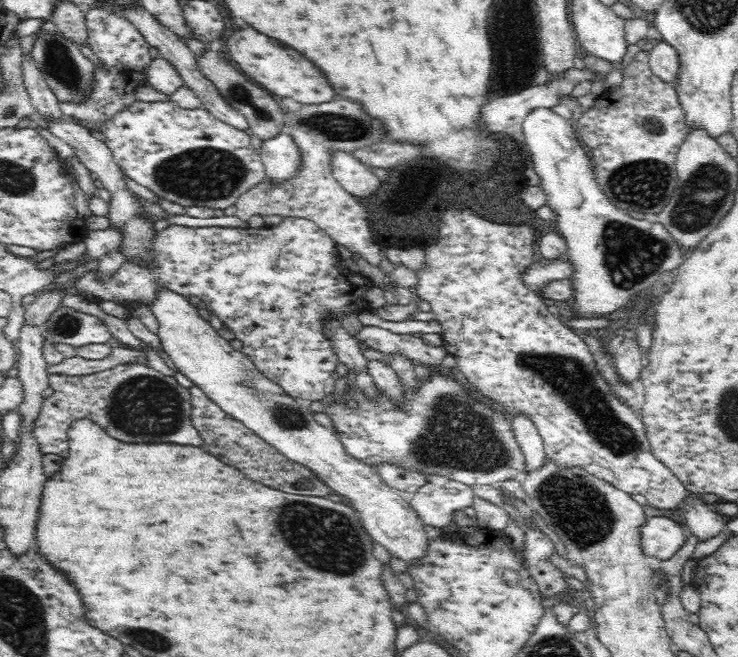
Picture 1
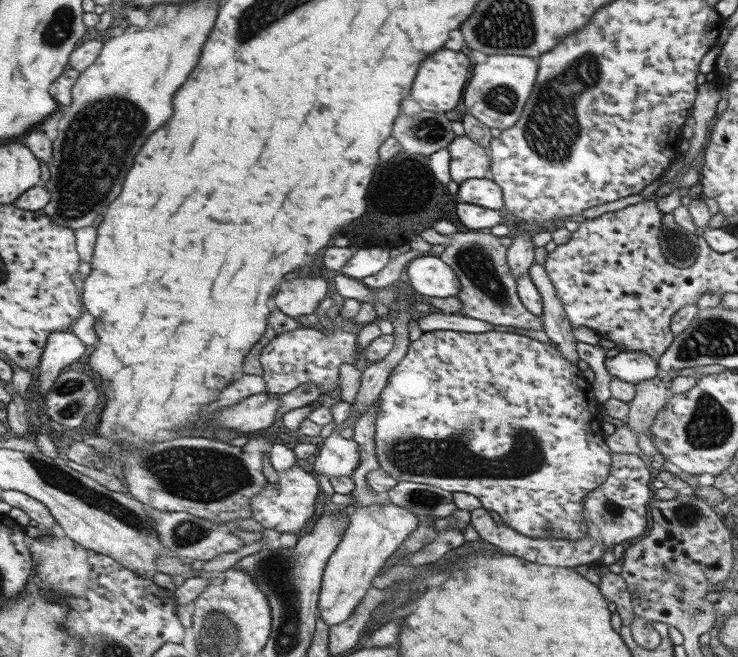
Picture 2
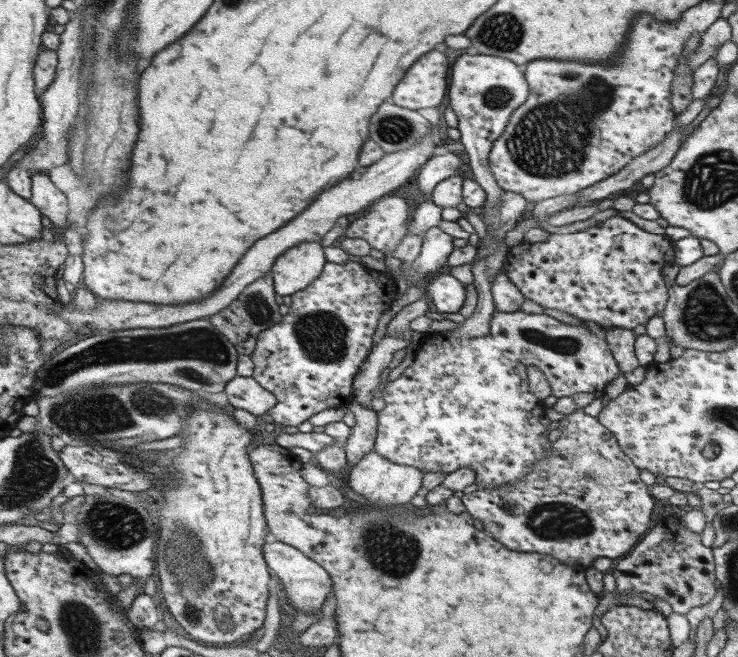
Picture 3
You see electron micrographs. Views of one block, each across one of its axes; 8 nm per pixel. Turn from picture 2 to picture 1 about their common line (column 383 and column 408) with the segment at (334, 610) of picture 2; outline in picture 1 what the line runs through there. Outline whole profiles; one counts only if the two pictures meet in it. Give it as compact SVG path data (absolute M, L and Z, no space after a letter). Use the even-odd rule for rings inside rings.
M160 287L150 305L153 315L159 322L157 335L160 347L167 352L179 372L190 378L193 384L201 388L208 398L212 399L228 416L241 422L245 428L253 431L261 440L280 451L285 459L312 470L332 493L348 498L352 502L352 507L356 509L362 526L368 531L371 538L380 542L384 548L390 550L391 554L400 556L406 562L412 562L412 560L420 562L420 559L426 554L429 538L424 531L423 520L411 508L408 497L398 493L382 481L376 468L350 457L344 449L343 442L340 442L336 434L328 432L324 426L314 422L314 413L310 409L309 402L291 397L278 383L268 379L256 367L252 359L248 358L248 355L240 352L233 342L218 334L218 329L200 315L199 307L194 306L188 297L168 290L168 287Z

